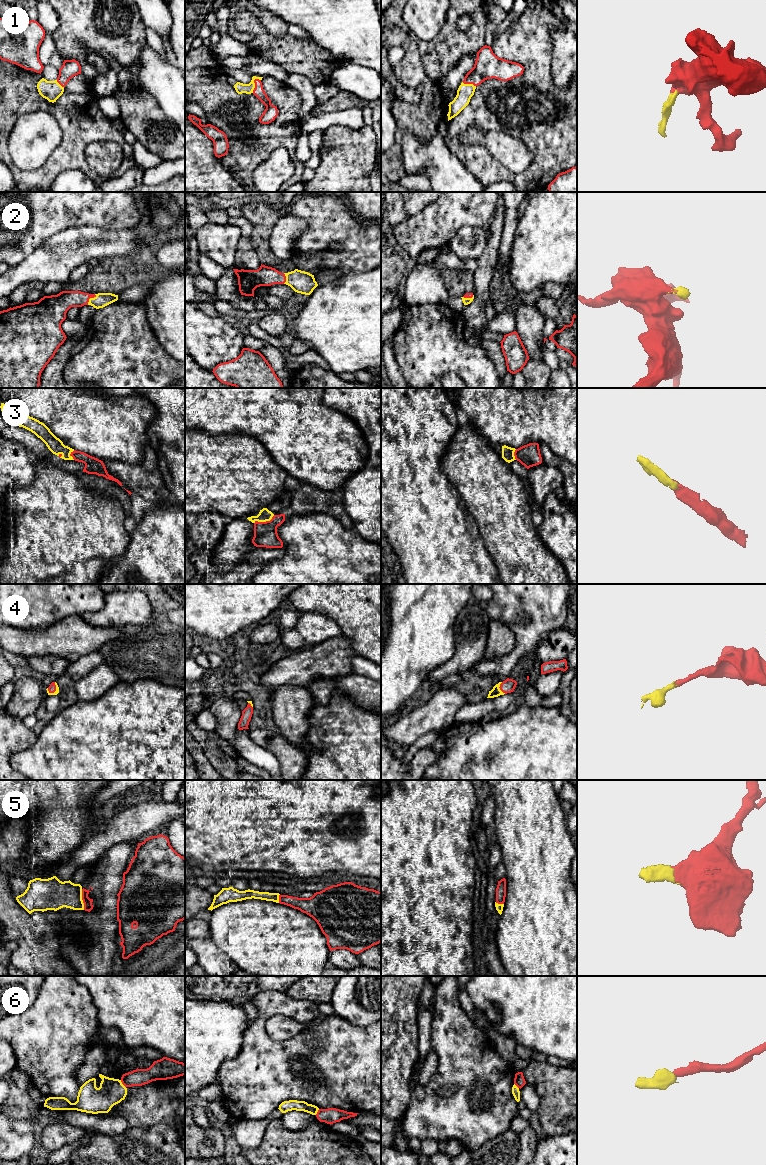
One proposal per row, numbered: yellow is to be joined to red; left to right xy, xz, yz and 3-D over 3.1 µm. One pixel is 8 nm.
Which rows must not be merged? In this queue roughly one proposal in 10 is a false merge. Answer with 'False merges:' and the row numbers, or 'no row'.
False merges: no row

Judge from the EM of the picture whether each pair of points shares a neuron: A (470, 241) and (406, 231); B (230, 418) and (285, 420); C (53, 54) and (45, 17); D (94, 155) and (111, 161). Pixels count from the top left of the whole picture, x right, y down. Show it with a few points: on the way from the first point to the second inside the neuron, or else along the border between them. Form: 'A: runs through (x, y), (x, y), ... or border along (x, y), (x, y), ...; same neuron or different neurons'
A: border along (473, 227), (462, 226), (447, 246); different neurons
B: runs through (244, 419), (246, 421), (265, 420), (271, 417); same neuron
C: runs through (48, 45), (48, 26); same neuron
D: runs through (98, 155), (107, 157); same neuron

